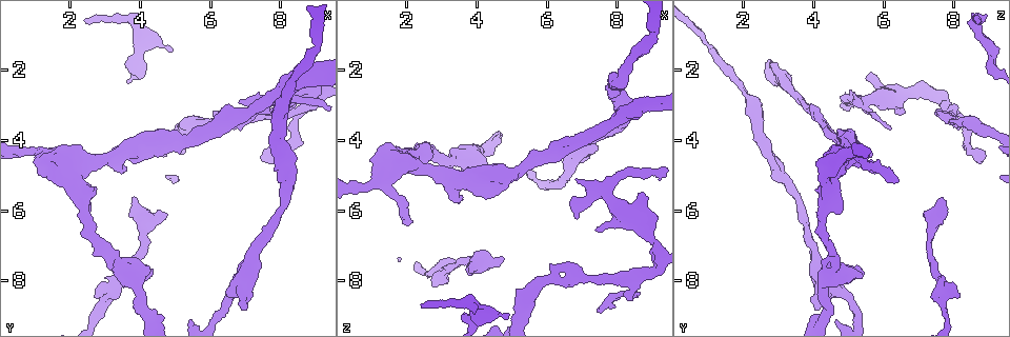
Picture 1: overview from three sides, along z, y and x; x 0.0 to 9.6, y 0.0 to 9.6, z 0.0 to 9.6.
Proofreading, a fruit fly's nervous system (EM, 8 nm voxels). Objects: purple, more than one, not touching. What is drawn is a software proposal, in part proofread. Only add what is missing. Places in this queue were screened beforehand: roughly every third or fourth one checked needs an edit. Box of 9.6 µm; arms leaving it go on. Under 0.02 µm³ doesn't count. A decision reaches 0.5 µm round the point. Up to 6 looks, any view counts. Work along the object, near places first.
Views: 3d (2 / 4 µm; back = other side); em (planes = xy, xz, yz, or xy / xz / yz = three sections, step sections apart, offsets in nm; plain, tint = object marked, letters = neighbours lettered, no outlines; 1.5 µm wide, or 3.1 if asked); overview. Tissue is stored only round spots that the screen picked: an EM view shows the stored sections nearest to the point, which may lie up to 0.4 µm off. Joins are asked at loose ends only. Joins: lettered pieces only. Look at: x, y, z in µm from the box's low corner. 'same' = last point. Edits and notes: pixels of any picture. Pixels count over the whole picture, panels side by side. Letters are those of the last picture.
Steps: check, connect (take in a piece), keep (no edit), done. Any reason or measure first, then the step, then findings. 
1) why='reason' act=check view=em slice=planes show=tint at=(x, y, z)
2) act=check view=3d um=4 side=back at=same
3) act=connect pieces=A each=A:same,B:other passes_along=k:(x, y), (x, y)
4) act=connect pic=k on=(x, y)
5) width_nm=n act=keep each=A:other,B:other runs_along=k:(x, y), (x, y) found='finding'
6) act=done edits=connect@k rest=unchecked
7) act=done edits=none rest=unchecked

why='branch stops here' act=check view=em slice=planes show=letters at=(4.90, 1.40, 9.00)

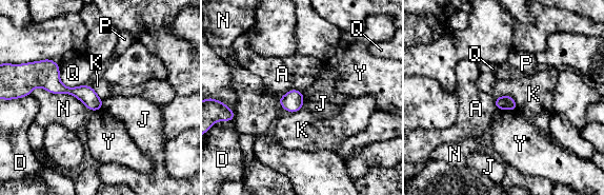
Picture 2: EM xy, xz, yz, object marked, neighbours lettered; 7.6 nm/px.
longest_contact=N:460nm act=keep each=A:other,D:other,J:other,K:other,N:other,P:other,Q:other,Y:other runs_along=2:(39, 84), (82, 92), (99, 106) found='none of them fits'

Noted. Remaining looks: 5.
why='free end' act=check view=em slice=xy step=8 show=tint at=(2.05, 5.20, 6.45)

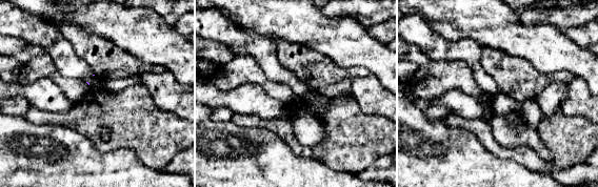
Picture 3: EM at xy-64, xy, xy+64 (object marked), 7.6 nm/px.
act=check view=em slice=planes show=letters at=same

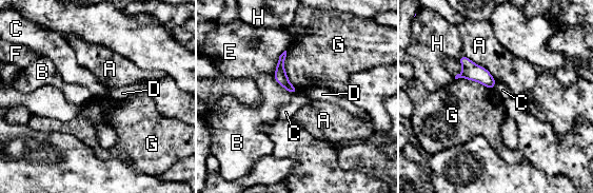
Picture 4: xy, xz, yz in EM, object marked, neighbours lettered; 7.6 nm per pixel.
act=keep each=A:other,B:other,C:other,D:other,E:other,F:other,G:other,H:other runs_along=4:(282, 57), (280, 76), (293, 91) found='no lettered piece goes on from it'

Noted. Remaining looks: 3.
why='free end' act=check view=em slice=planes show=plain at=(2.75, 8.45, 8.15)

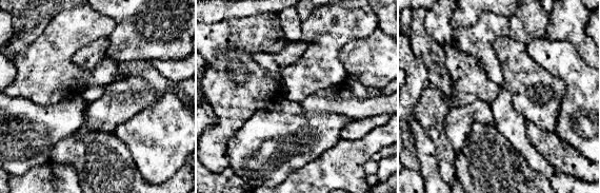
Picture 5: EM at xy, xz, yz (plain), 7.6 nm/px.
why='what lies round it' act=check view=em slice=planes show=letters at=same

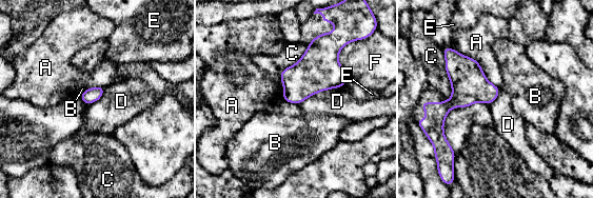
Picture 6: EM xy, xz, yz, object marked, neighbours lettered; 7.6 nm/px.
width_nm=110 act=keep each=A:other,B:other,C:other,D:other,E:other,F:other found='none of them fits'

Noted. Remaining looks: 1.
act=done edits=none rest=unchecked

